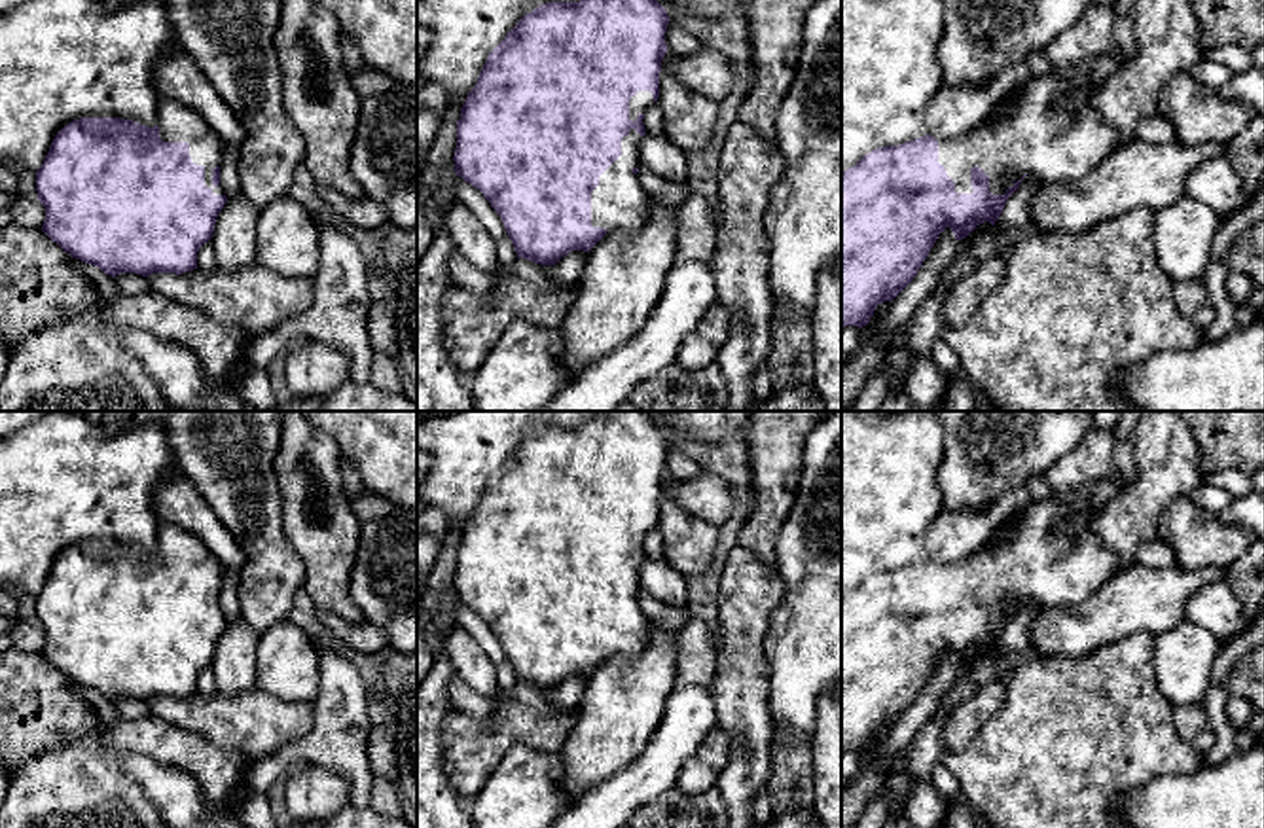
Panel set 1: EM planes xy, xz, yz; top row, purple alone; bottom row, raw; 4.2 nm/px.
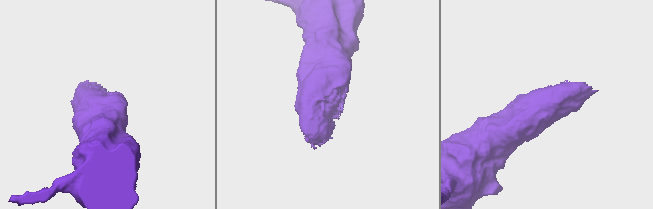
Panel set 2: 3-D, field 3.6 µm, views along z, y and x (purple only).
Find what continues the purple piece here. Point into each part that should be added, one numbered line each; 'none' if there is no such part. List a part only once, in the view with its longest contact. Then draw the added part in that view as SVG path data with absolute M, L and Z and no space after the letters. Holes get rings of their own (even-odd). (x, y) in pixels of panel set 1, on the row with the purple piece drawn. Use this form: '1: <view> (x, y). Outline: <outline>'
1: yz (1033, 137). Outline: M1114 51L1090 63L1078 63L1067 70L1050 70L1048 74L1031 80L1023 89L1012 91L1001 119L989 116L982 125L961 138L938 140L938 163L946 167L948 176L955 182L955 191L972 193L972 167L980 167L989 176L989 193L993 195L1004 195L1023 174L1033 176L1038 188L1071 184L1084 178L1105 155L1120 146L1118 131L1111 127L1090 102L1092 95L1118 70L1120 61L1120 53ZM1084 85L1090 87L1090 93L1082 99L1080 108L1076 112L1061 112L1059 106Z

